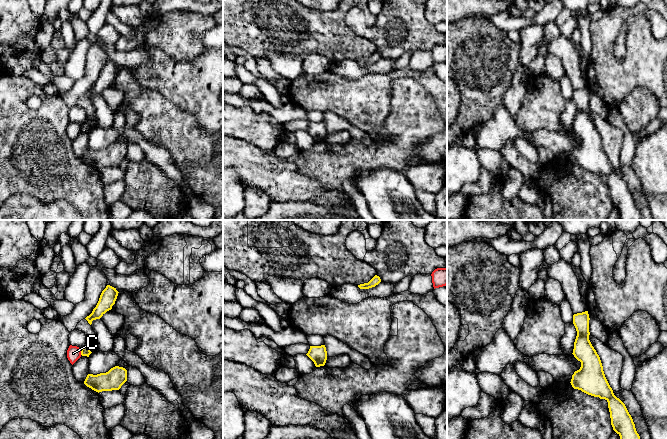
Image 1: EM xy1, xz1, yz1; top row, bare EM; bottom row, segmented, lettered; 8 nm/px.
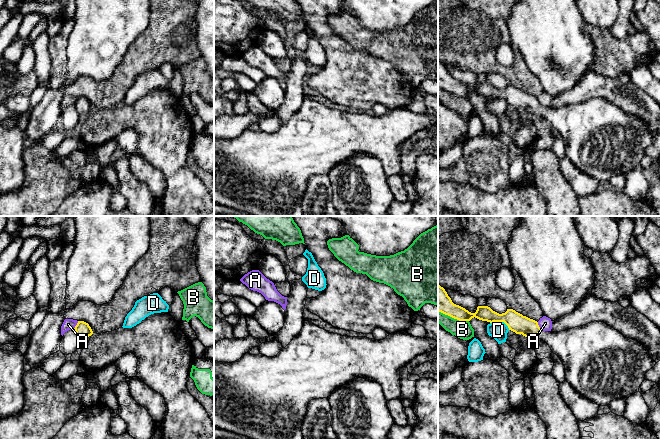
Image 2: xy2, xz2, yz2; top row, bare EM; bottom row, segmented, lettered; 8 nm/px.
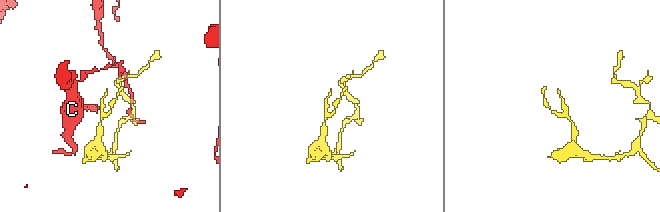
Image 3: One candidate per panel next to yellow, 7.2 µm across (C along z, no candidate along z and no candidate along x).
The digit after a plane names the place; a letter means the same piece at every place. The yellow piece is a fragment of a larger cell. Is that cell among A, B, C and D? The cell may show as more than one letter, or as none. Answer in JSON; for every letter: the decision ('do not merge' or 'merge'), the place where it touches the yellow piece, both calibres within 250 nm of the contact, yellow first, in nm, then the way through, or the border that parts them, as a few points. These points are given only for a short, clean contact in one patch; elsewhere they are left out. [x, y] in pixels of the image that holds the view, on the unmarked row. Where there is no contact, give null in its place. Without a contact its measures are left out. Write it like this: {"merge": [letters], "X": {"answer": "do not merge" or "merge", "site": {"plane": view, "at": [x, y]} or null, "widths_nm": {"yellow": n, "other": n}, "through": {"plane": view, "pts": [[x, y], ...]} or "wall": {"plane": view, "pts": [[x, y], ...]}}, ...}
{"merge": [], "A": {"answer": "do not merge", "site": {"plane": "yz2", "at": [538, 102]}, "widths_nm": {"yellow": 160, "other": 110}, "wall": {"plane": "yz2", "pts": [[537, 98], [542, 106]]}}, "B": {"answer": "do not merge", "site": {"plane": "yz2", "at": [453, 93]}, "widths_nm": {"yellow": 180, "other": 140}}, "C": {"answer": "do not merge", "site": {"plane": "xy1", "at": [81, 128]}, "widths_nm": {"yellow": 80, "other": 110}}, "D": {"answer": "do not merge", "site": {"plane": "yz2", "at": [500, 97]}, "widths_nm": {"yellow": 160, "other": 140}}}

